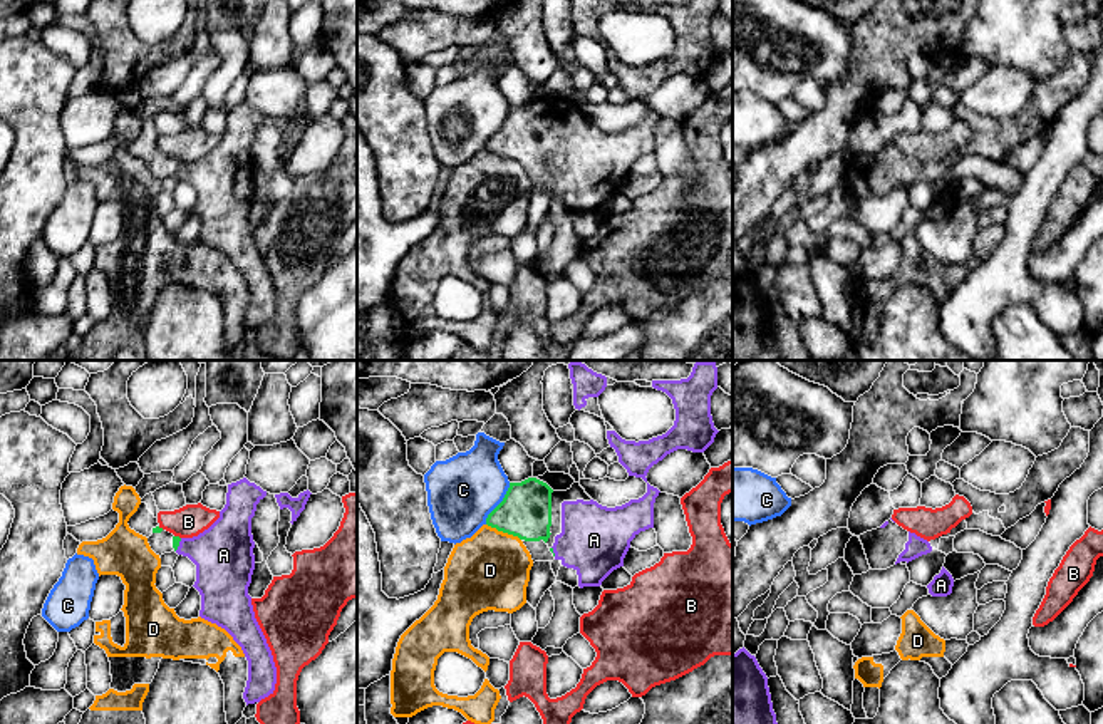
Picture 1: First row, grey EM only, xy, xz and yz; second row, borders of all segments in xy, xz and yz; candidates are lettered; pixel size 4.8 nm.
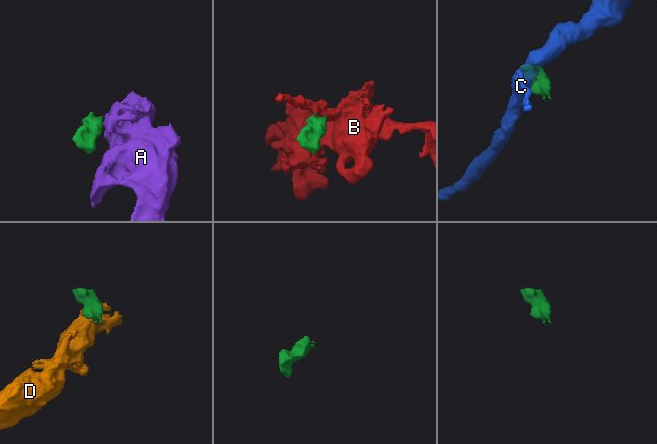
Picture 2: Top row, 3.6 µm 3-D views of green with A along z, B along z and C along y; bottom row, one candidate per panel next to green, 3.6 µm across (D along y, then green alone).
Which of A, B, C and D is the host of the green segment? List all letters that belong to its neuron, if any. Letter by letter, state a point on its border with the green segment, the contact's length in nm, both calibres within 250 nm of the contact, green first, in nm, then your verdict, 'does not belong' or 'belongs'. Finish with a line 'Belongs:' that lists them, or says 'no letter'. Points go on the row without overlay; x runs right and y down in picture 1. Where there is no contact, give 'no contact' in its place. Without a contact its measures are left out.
A: xy (178, 170) | 70 nm | 40/280 nm | belongs
B: xy (178, 161) | 40 nm | 40/150 nm | does not belong
C: xz (500, 128) | 240 nm | 260/340 nm | does not belong
D: xz (503, 156) | 190 nm | 260/380 nm | does not belong
Belongs: A

